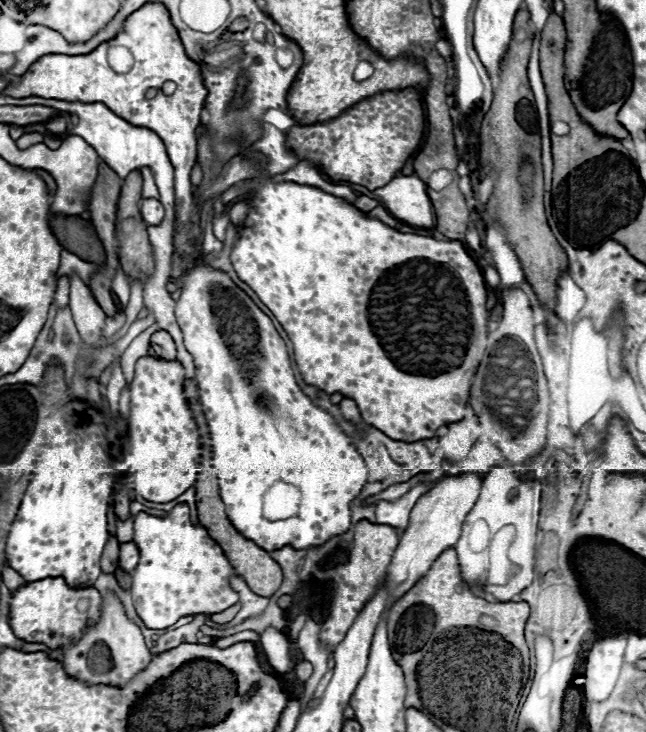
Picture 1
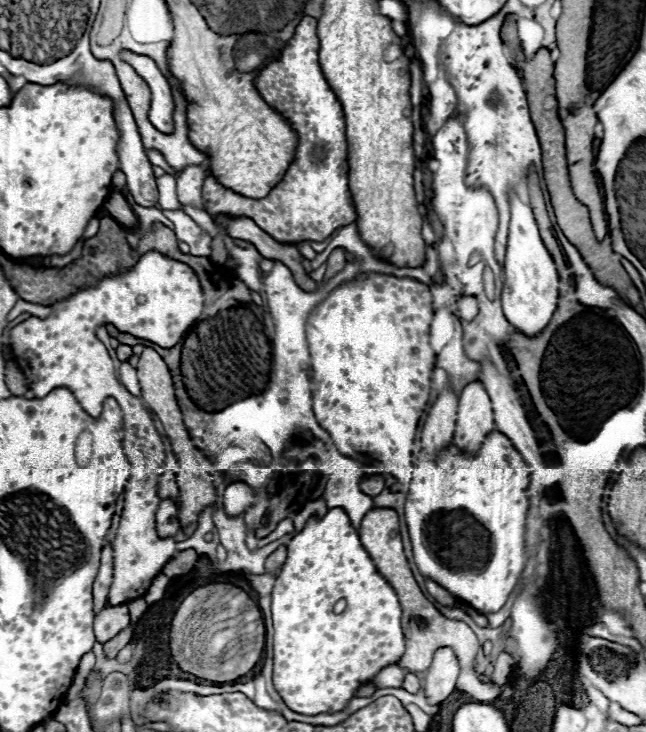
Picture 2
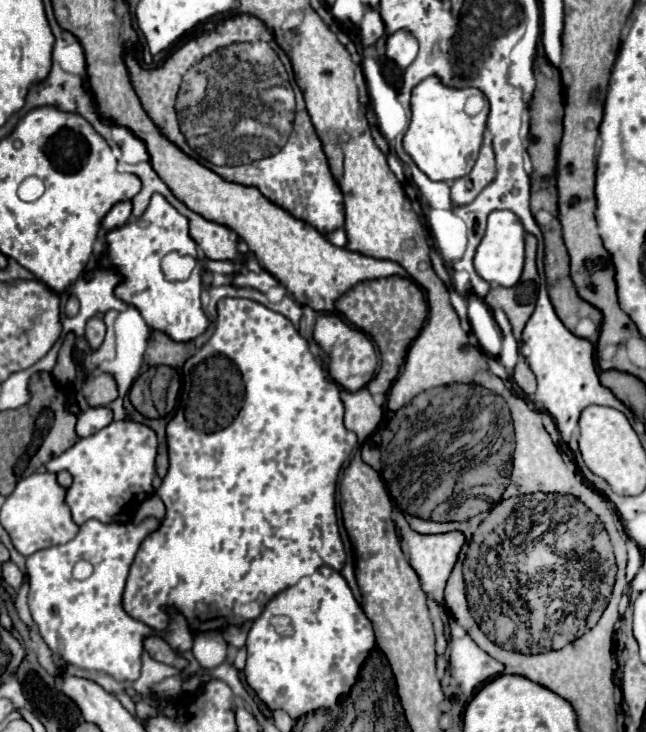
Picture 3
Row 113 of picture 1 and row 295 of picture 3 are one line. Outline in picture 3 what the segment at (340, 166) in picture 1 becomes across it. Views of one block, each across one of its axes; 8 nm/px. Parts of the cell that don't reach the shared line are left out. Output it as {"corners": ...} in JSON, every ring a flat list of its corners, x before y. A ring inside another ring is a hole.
{"corners":[[400,276,362,282,352,290,348,290,344,296,340,296,340,300,336,302,336,310,346,318,346,322,350,322,354,328,362,330,376,342,380,358,384,362,366,388,370,390,370,394,386,394,400,372,410,342,418,336,420,328,426,322,428,304,422,290,412,280]]}

